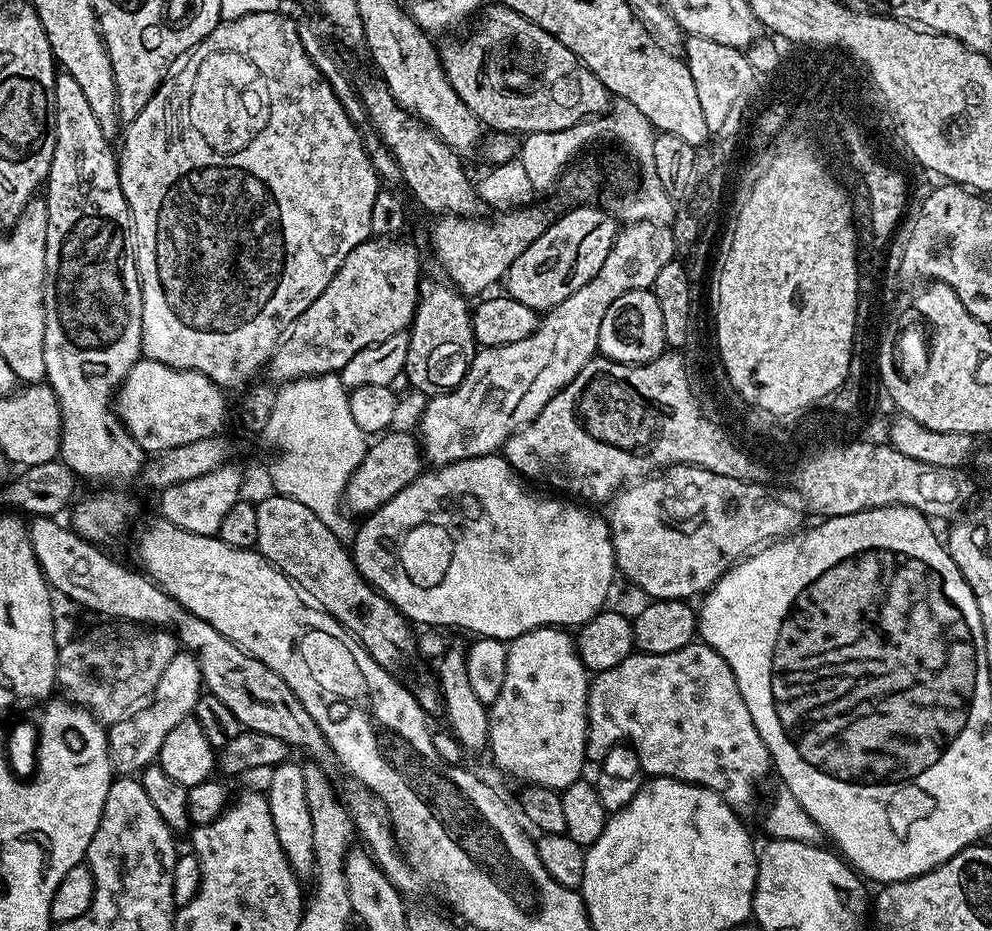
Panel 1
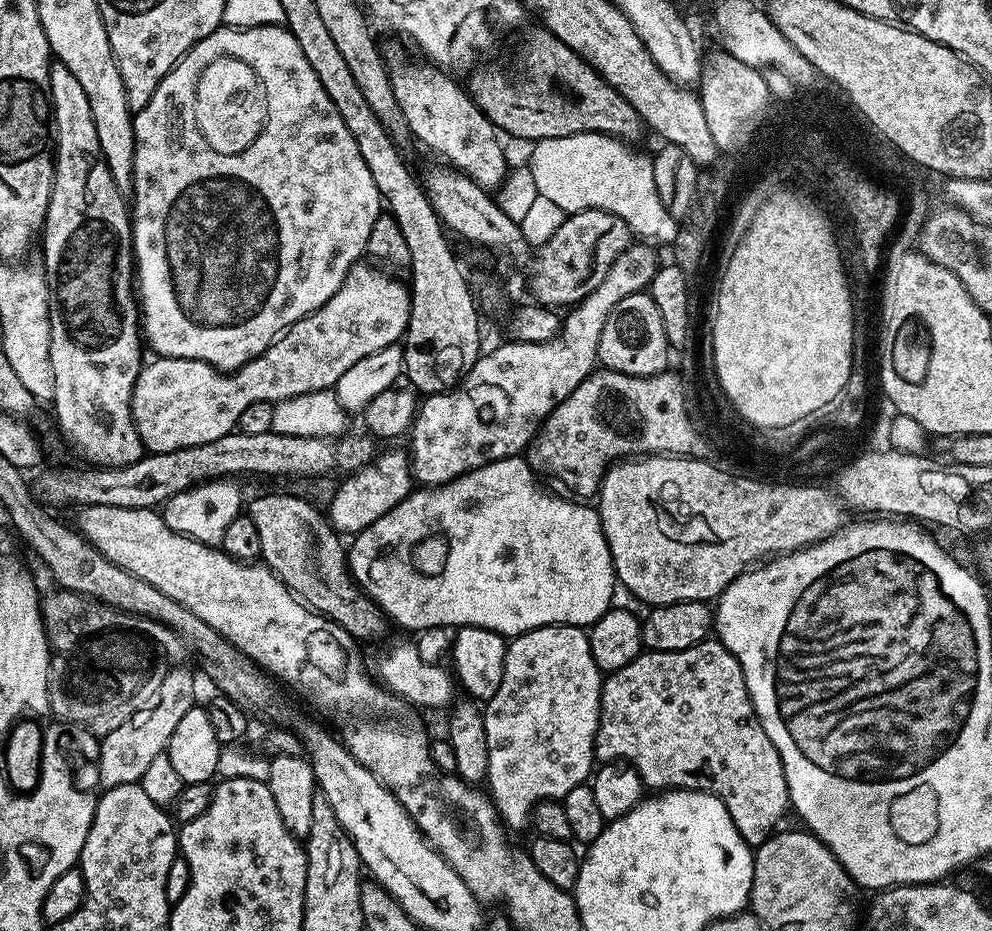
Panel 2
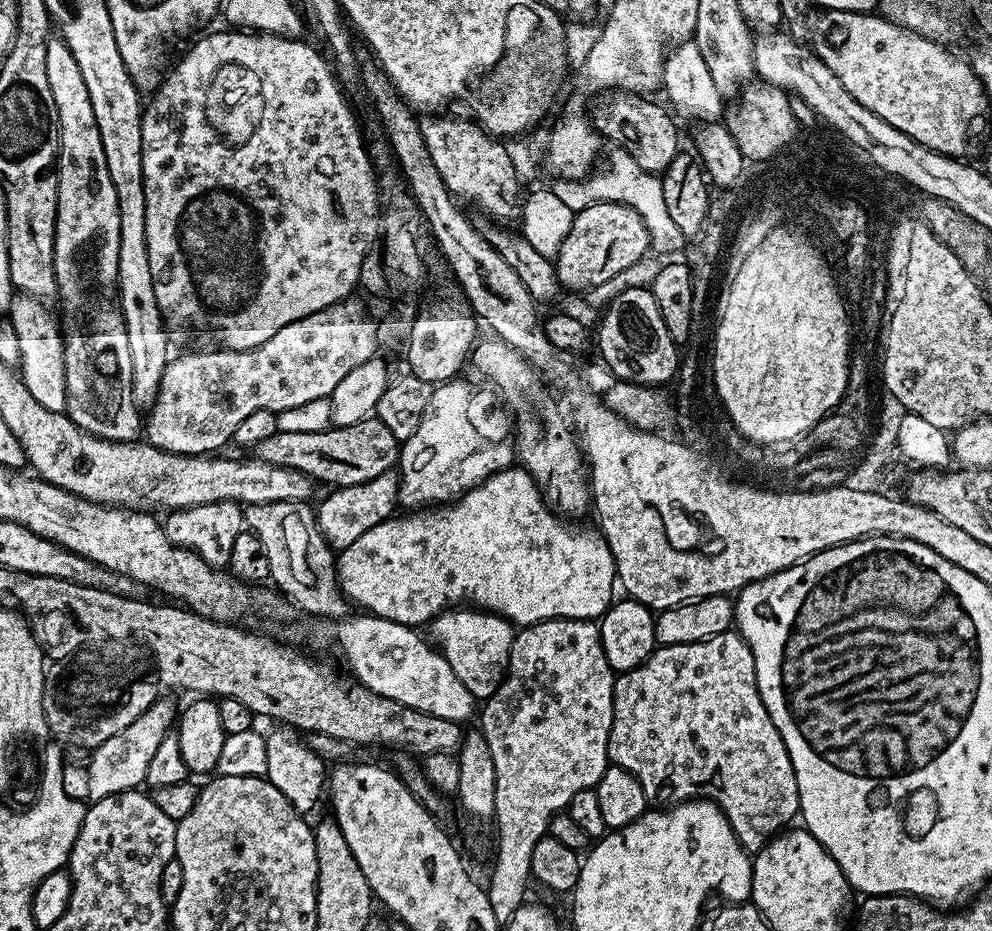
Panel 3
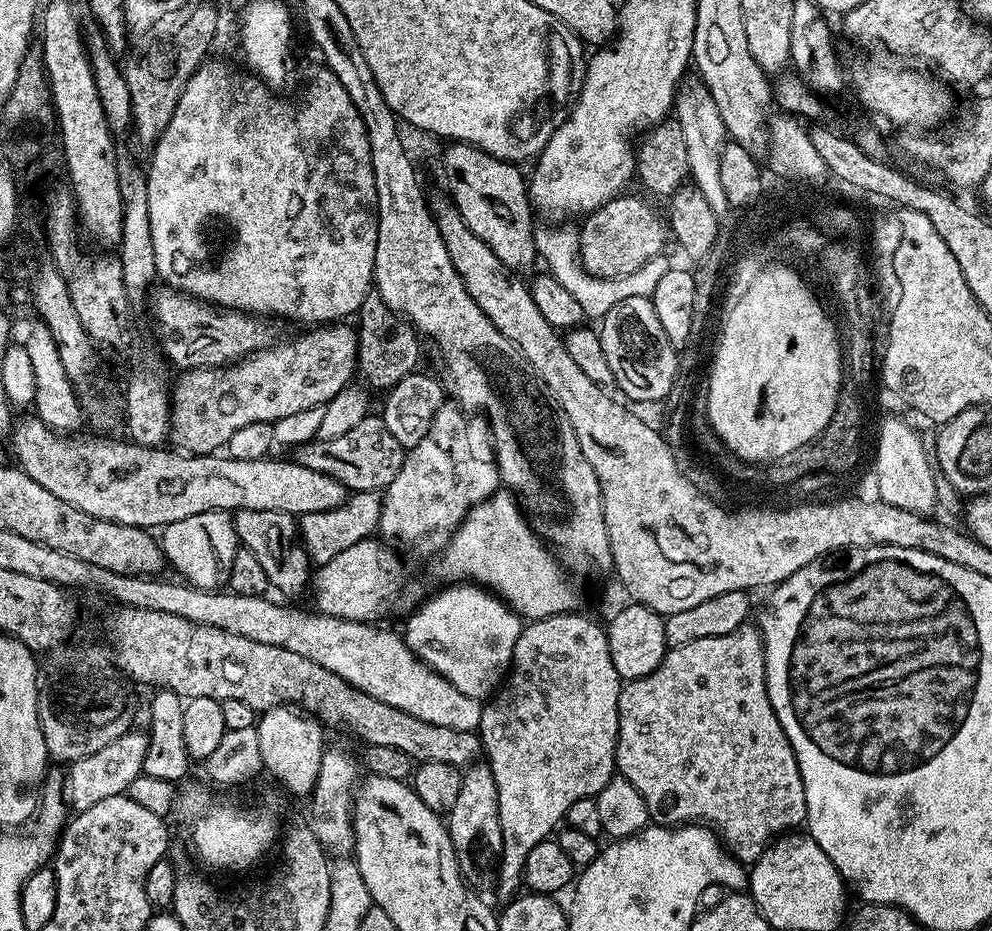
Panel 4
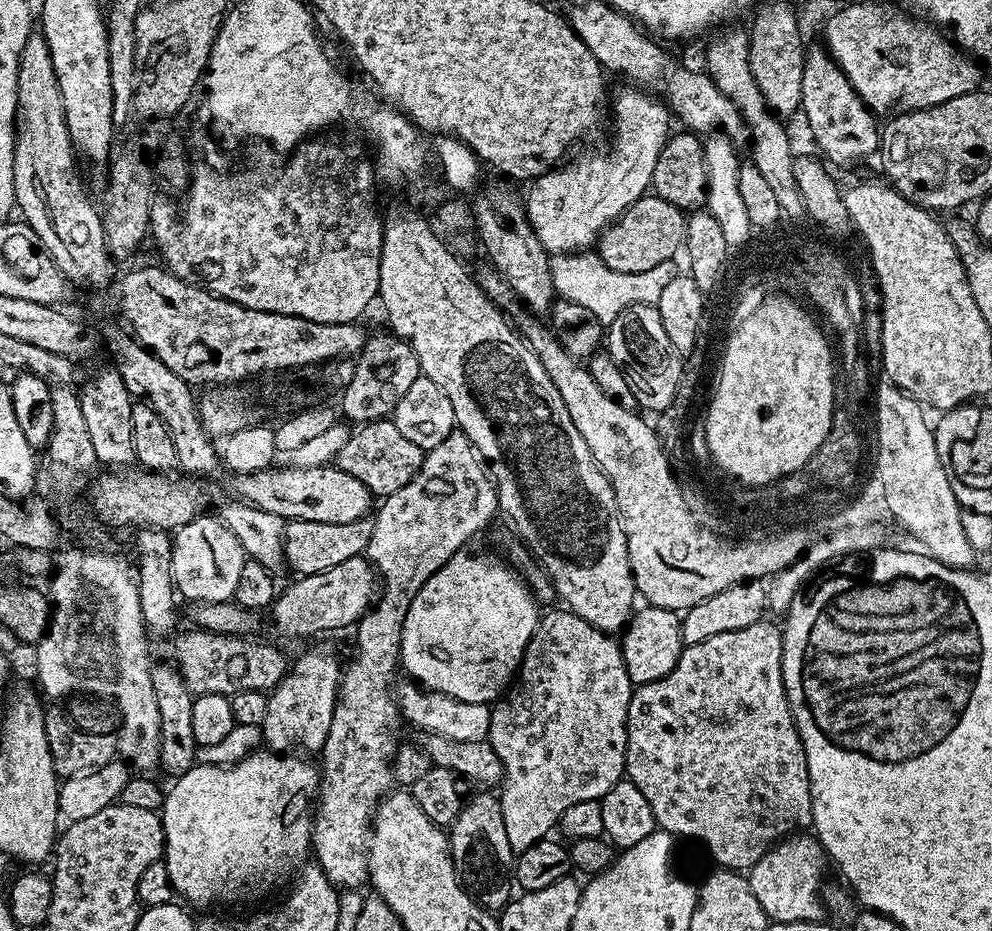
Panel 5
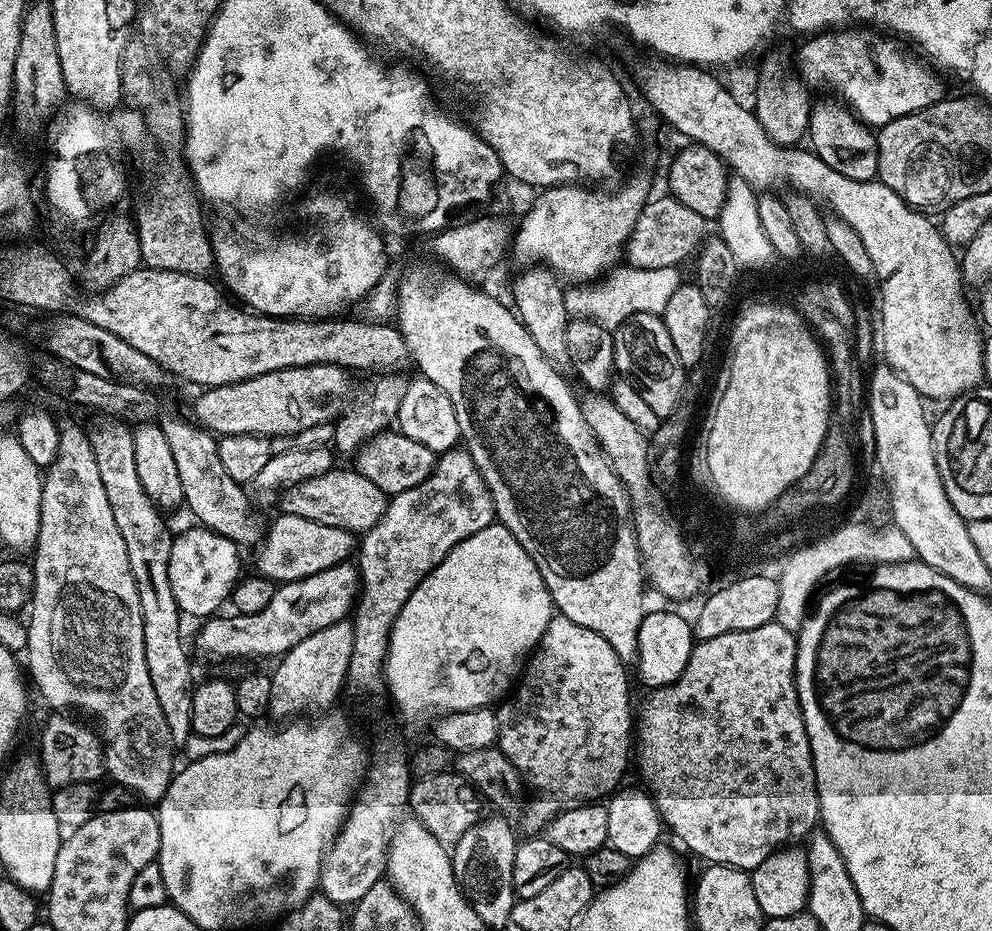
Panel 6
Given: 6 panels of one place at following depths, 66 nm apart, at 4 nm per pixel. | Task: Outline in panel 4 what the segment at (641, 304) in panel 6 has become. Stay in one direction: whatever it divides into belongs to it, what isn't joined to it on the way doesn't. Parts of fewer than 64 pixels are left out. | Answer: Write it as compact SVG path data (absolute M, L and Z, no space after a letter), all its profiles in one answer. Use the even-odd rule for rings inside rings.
M540 225L533 231L535 238L535 248L537 257L548 266L547 271L556 281L561 282L562 286L581 306L584 315L587 319L596 320L603 319L610 310L618 304L625 301L626 298L632 297L651 297L654 289L658 286L659 279L672 266L671 260L668 260L667 255L661 254L654 259L646 262L644 266L638 270L620 276L618 279L600 279L597 276L590 275L584 267L581 266L579 254L579 229L573 225L552 226L556 228L546 228Z

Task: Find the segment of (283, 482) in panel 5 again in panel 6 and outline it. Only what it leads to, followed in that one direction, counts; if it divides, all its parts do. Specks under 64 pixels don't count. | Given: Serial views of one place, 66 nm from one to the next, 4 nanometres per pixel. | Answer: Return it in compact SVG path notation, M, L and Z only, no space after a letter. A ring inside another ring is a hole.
M333 467L331 472L318 474L318 478L310 478L287 489L283 493L283 511L290 516L310 518L310 522L322 522L322 526L338 526L338 530L353 534L370 531L382 518L390 497L378 490L370 478L348 468Z

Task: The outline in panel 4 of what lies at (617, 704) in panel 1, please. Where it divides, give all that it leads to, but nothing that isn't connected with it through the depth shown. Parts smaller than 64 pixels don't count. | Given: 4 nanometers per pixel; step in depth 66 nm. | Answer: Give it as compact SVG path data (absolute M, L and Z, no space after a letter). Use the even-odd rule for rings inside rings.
M745 626L730 634L718 634L714 638L698 638L698 642L690 642L686 646L669 648L662 658L658 670L646 674L646 678L629 680L620 689L618 700L618 742L616 743L616 770L619 775L625 776L642 794L648 807L649 817L657 824L679 826L699 822L712 829L720 837L725 848L745 866L756 863L769 844L781 834L805 823L808 811L806 810L806 790L802 782L802 774L798 770L798 762L790 742L786 738L786 730L782 730L782 722L770 704L768 687L766 686L766 666L764 657L764 637L759 627Z

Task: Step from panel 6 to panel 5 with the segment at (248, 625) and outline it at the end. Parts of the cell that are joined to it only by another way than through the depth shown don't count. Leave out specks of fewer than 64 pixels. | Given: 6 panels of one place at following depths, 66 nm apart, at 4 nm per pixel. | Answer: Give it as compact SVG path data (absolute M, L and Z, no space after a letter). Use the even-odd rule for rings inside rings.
M364 556L346 558L339 566L330 566L330 570L322 570L318 574L300 576L277 595L271 609L272 624L284 636L316 636L319 632L336 632L339 628L351 629L360 617L368 611L374 600L374 573L371 564Z

